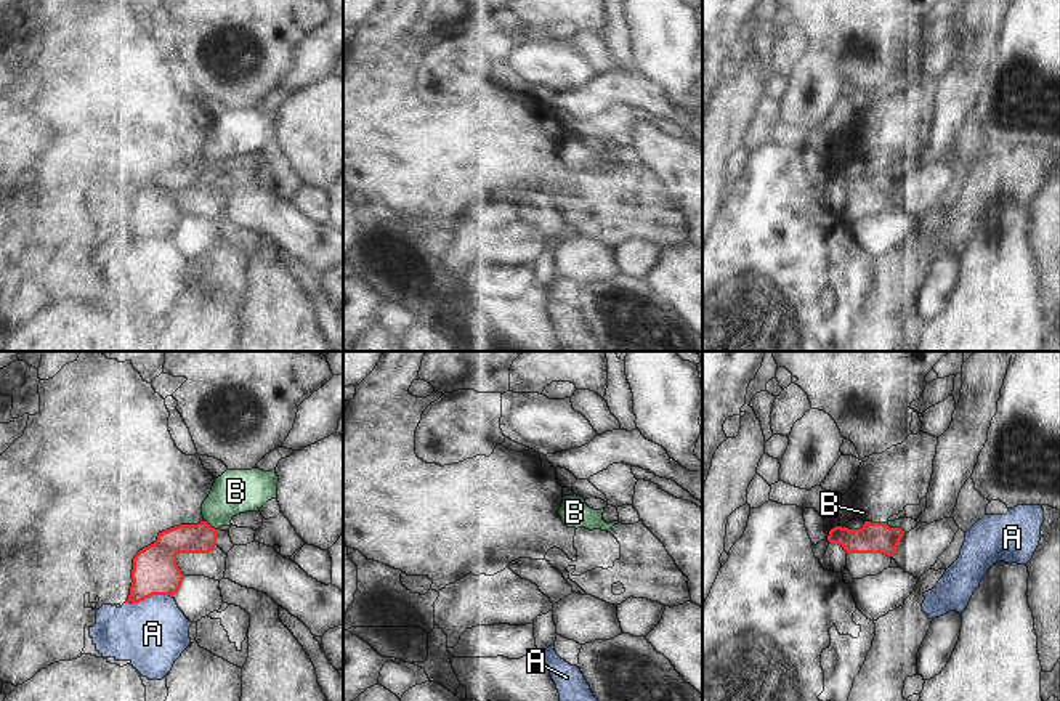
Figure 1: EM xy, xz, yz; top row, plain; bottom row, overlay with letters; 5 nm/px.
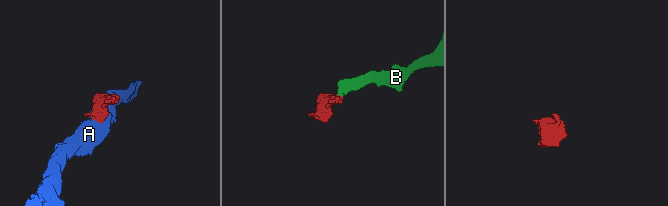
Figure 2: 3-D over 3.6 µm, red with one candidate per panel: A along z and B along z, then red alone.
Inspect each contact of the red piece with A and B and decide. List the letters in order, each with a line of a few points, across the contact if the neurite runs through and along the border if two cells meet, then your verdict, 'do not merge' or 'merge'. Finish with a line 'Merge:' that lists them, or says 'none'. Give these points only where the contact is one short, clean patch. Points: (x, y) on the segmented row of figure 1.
A: do not merge
B: line xy (206, 520), (218, 530); do not merge
Merge: none

